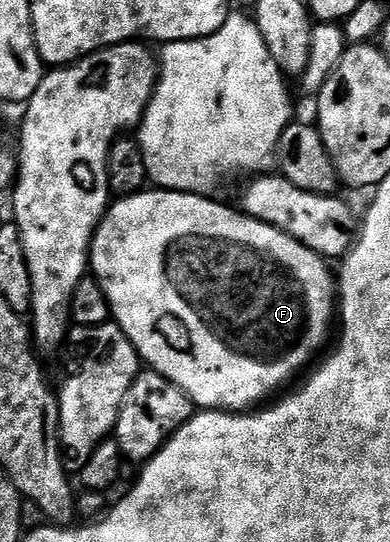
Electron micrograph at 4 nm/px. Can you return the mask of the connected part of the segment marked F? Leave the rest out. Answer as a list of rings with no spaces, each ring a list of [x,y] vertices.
[[[141,190],[138,192],[133,192],[131,196],[122,196],[119,197],[109,207],[108,211],[105,212],[104,217],[100,220],[100,224],[96,227],[96,233],[92,235],[92,251],[90,253],[90,272],[97,282],[100,283],[100,288],[106,294],[108,299],[108,310],[111,316],[111,319],[118,325],[120,329],[126,334],[126,338],[130,338],[130,342],[136,348],[136,353],[139,354],[141,361],[151,371],[162,374],[166,378],[170,378],[170,382],[174,382],[182,390],[186,390],[186,394],[193,400],[197,406],[197,409],[200,410],[227,410],[237,414],[247,413],[249,410],[255,409],[257,406],[263,405],[264,399],[267,396],[275,397],[283,384],[291,385],[293,381],[297,379],[296,375],[299,374],[300,368],[307,369],[309,365],[313,363],[312,355],[323,346],[324,343],[329,340],[334,332],[334,317],[338,312],[338,284],[334,279],[334,272],[330,269],[329,261],[325,260],[323,256],[319,256],[314,250],[310,250],[306,246],[302,246],[302,242],[298,242],[294,238],[290,238],[290,234],[286,234],[282,230],[278,230],[274,226],[270,226],[266,222],[261,220],[255,220],[252,216],[246,216],[243,212],[237,210],[235,207],[227,208],[224,204],[219,204],[218,201],[212,200],[216,198],[209,198],[204,194],[197,194],[195,192],[170,192],[167,190]]]

